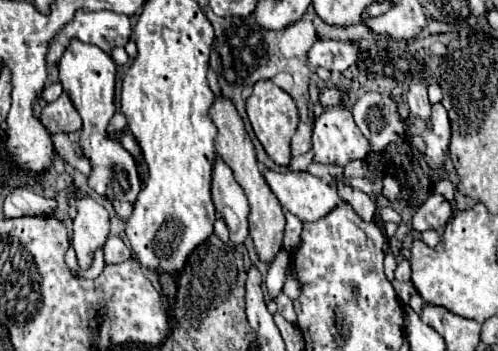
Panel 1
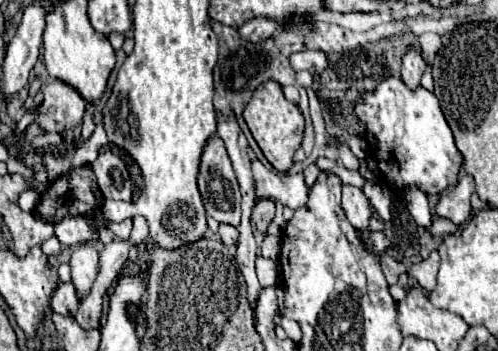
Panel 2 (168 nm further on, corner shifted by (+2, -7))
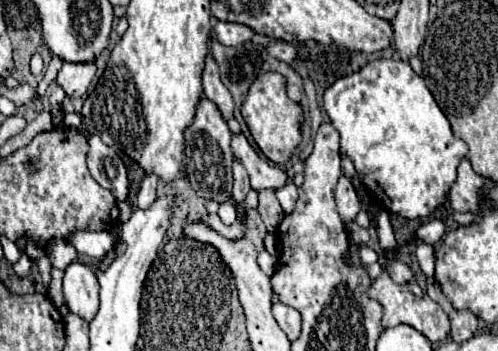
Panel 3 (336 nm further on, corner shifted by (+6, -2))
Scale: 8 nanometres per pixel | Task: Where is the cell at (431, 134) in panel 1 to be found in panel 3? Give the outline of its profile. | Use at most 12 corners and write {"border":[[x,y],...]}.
{"border":[[377,59],[323,107],[371,197],[417,219],[467,155],[423,77]]}

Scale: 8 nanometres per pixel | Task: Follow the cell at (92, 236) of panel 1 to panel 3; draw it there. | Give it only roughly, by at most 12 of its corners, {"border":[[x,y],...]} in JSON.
{"border":[[87,265],[65,269],[63,295],[73,313],[91,321],[99,283]]}

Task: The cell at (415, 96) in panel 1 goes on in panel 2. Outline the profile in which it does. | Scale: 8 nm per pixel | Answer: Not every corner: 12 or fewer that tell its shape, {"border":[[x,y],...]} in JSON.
{"border":[[409,46],[401,78],[415,88],[427,64],[417,46]]}

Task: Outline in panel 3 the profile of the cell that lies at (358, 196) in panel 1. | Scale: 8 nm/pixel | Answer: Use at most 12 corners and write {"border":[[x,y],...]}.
{"border":[[341,175],[335,191],[337,209],[353,223],[361,203],[351,181]]}

